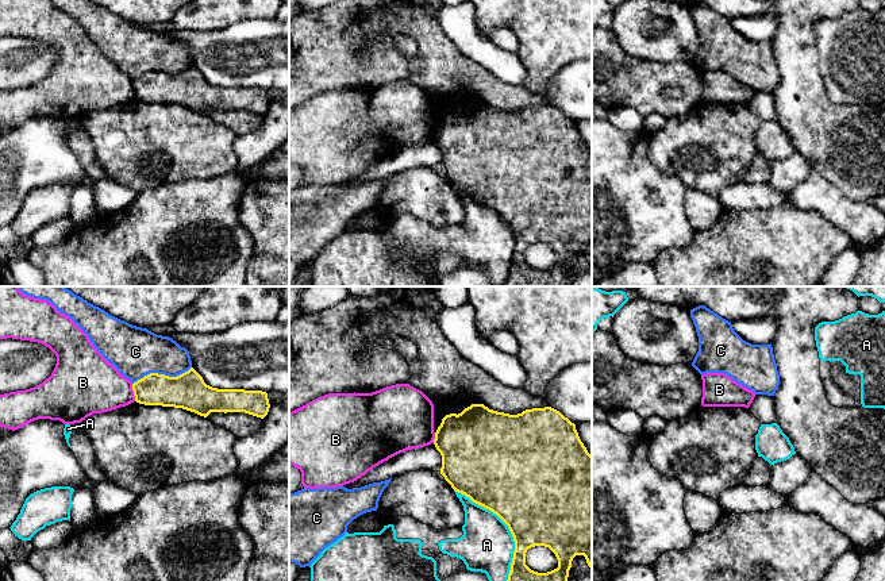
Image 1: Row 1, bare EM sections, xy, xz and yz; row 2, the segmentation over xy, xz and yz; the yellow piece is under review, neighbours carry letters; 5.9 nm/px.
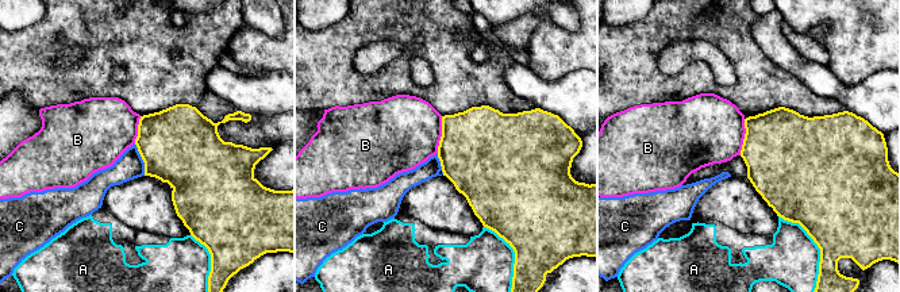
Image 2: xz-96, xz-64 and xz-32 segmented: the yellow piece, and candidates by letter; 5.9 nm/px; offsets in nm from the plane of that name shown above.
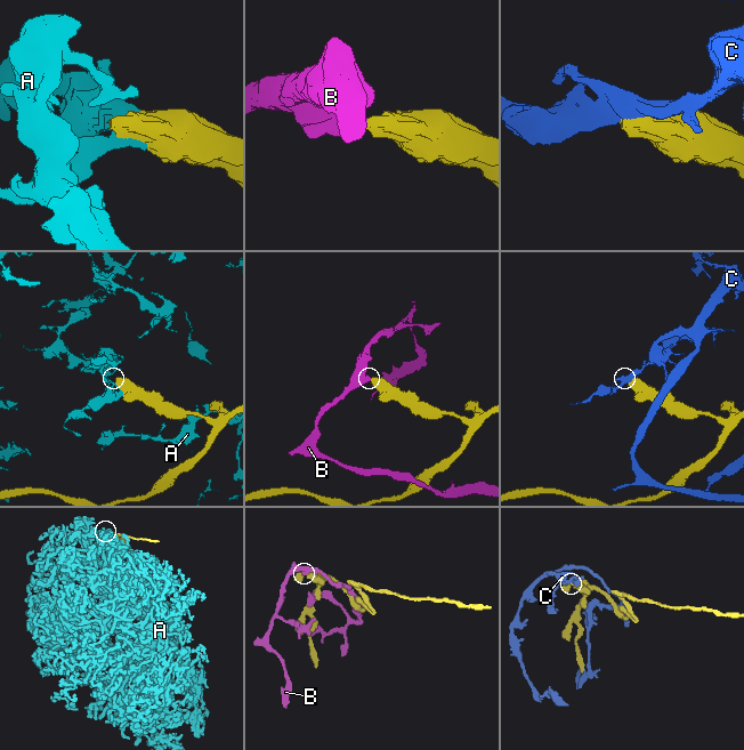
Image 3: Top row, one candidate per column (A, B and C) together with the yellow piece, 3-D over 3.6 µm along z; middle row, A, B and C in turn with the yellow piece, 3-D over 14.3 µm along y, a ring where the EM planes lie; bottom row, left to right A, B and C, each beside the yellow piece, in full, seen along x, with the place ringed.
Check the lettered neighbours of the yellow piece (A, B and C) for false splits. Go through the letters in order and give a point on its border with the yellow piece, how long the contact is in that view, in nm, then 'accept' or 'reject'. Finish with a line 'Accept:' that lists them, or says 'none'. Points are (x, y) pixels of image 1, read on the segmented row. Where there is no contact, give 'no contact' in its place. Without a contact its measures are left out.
A: xz (508, 527) | 650 nm | reject
B: xy (134, 392) | 110 nm | reject
C: xy (161, 374) | 360 nm | reject
Accept: none

